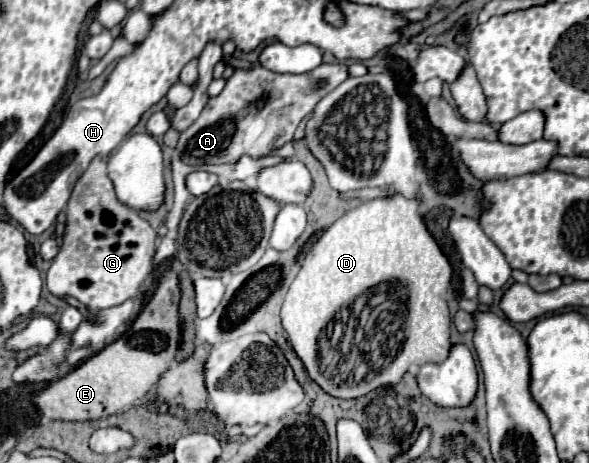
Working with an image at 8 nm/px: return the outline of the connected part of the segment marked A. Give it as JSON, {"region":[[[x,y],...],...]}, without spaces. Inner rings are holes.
{"region":[[[322,63],[320,67],[302,75],[280,75],[260,65],[254,65],[250,71],[236,69],[236,73],[226,81],[222,93],[218,97],[210,97],[198,121],[180,135],[176,145],[180,159],[192,167],[200,167],[236,163],[242,155],[254,159],[270,155],[274,149],[290,143],[300,121],[324,95],[346,79],[348,65],[344,63]]]}

